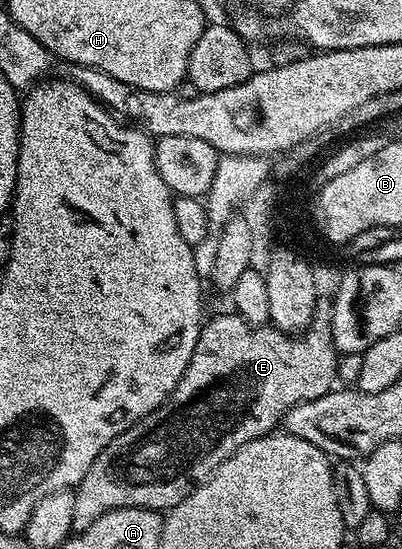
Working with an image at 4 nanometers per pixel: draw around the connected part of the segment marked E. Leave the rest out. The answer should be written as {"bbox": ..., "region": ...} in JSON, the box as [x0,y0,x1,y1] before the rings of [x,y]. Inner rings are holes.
{"bbox":[73,296,338,532],"region":[[[324,296],[317,297],[316,311],[312,317],[312,322],[308,325],[308,329],[303,331],[302,336],[283,334],[271,324],[252,326],[242,315],[235,312],[220,314],[217,318],[210,319],[209,322],[207,319],[200,327],[198,344],[190,356],[190,364],[186,368],[186,372],[182,372],[182,380],[178,380],[174,392],[170,392],[168,399],[158,409],[147,414],[142,420],[135,422],[130,428],[126,428],[126,432],[122,432],[114,440],[110,440],[110,444],[106,444],[106,448],[102,448],[102,452],[96,457],[94,464],[90,464],[90,472],[86,472],[86,476],[82,476],[80,483],[74,487],[76,499],[74,500],[73,531],[79,532],[90,528],[90,524],[94,524],[94,520],[98,520],[98,516],[127,506],[137,506],[138,508],[161,512],[171,510],[173,506],[177,506],[182,500],[186,500],[186,496],[190,496],[193,488],[208,479],[227,458],[234,456],[234,452],[238,452],[238,448],[242,448],[250,440],[258,440],[262,436],[273,433],[283,423],[284,414],[290,412],[290,408],[294,408],[306,400],[314,400],[318,396],[329,394],[338,382],[336,376],[337,361],[338,351],[332,339],[332,298],[328,296],[326,298]]]}

